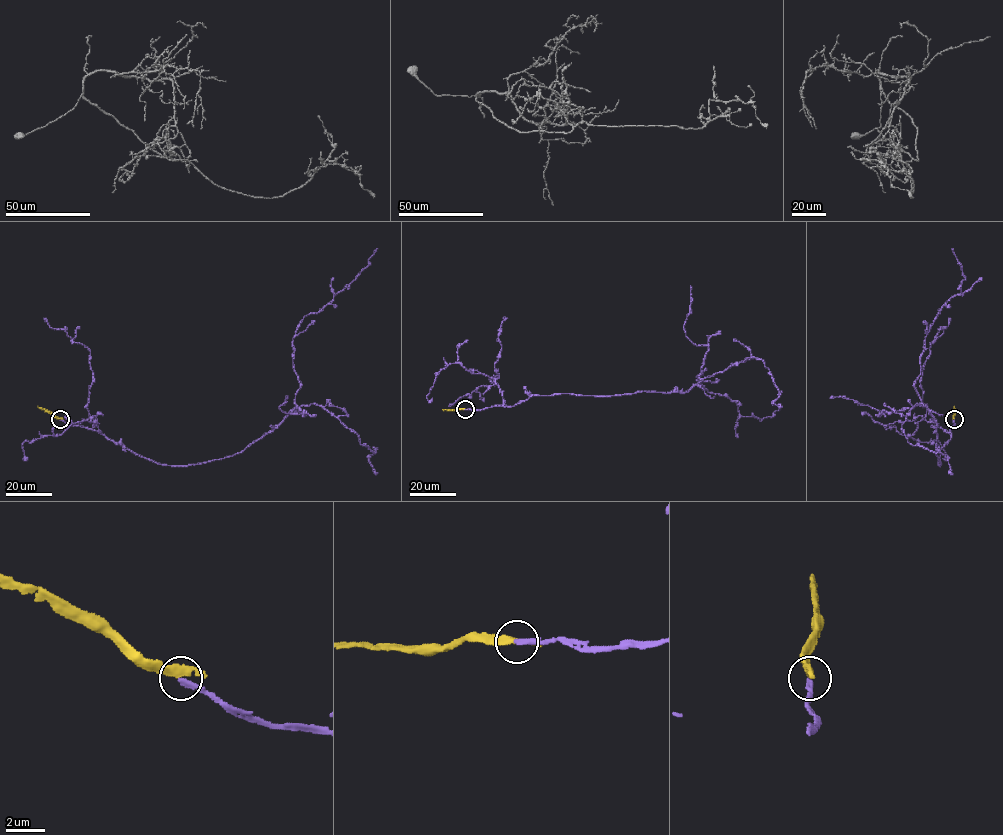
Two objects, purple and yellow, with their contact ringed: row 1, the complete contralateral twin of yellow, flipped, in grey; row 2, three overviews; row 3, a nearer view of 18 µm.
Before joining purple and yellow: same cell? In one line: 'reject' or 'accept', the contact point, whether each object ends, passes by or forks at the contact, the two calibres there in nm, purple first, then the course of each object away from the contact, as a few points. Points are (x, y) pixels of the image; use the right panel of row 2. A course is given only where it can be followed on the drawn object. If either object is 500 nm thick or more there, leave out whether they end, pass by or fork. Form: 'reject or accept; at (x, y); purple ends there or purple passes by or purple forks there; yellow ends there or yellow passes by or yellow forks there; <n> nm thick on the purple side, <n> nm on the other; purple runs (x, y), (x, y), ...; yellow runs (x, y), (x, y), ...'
reject; at (954, 419); purple ends there; yellow passes by; 280 nm thick on the purple side, 300 nm on the other; purple runs (954, 419), (940, 465), (936, 421), (914, 381), (929, 327), (966, 278), (952, 249); yellow runs (954, 419), (954, 407)

